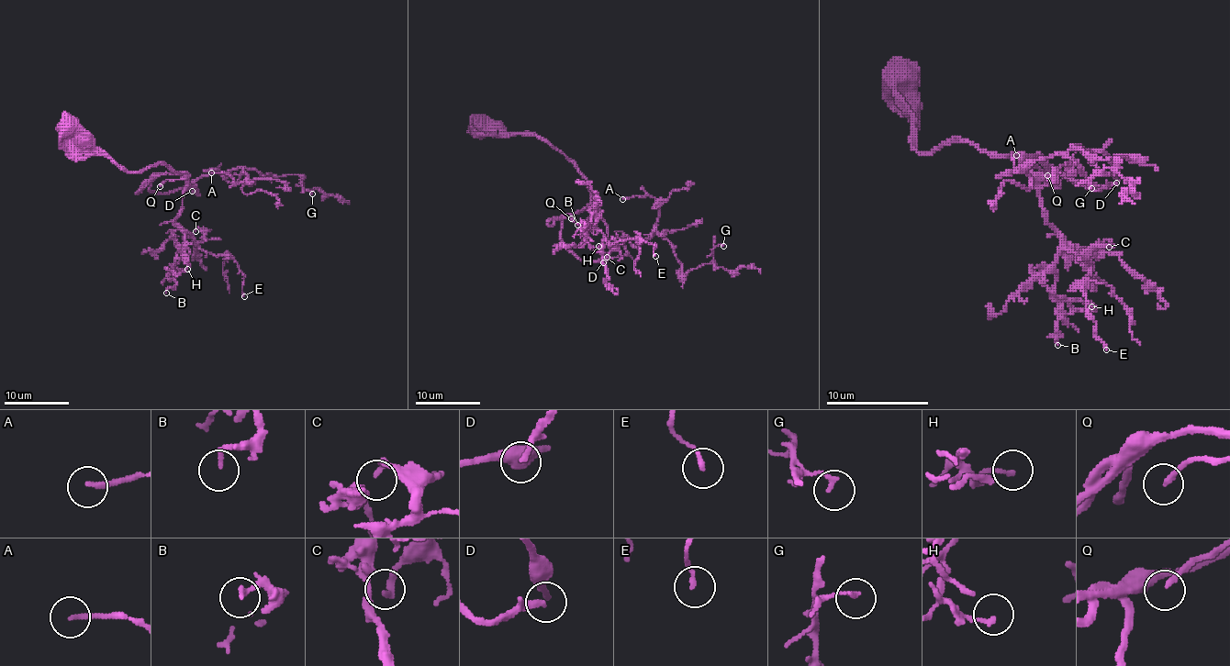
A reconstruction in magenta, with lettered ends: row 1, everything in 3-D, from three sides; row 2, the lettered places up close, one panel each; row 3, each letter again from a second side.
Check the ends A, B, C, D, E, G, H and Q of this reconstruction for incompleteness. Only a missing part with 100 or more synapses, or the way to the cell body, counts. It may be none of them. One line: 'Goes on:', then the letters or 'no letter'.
Goes on: D, Q

